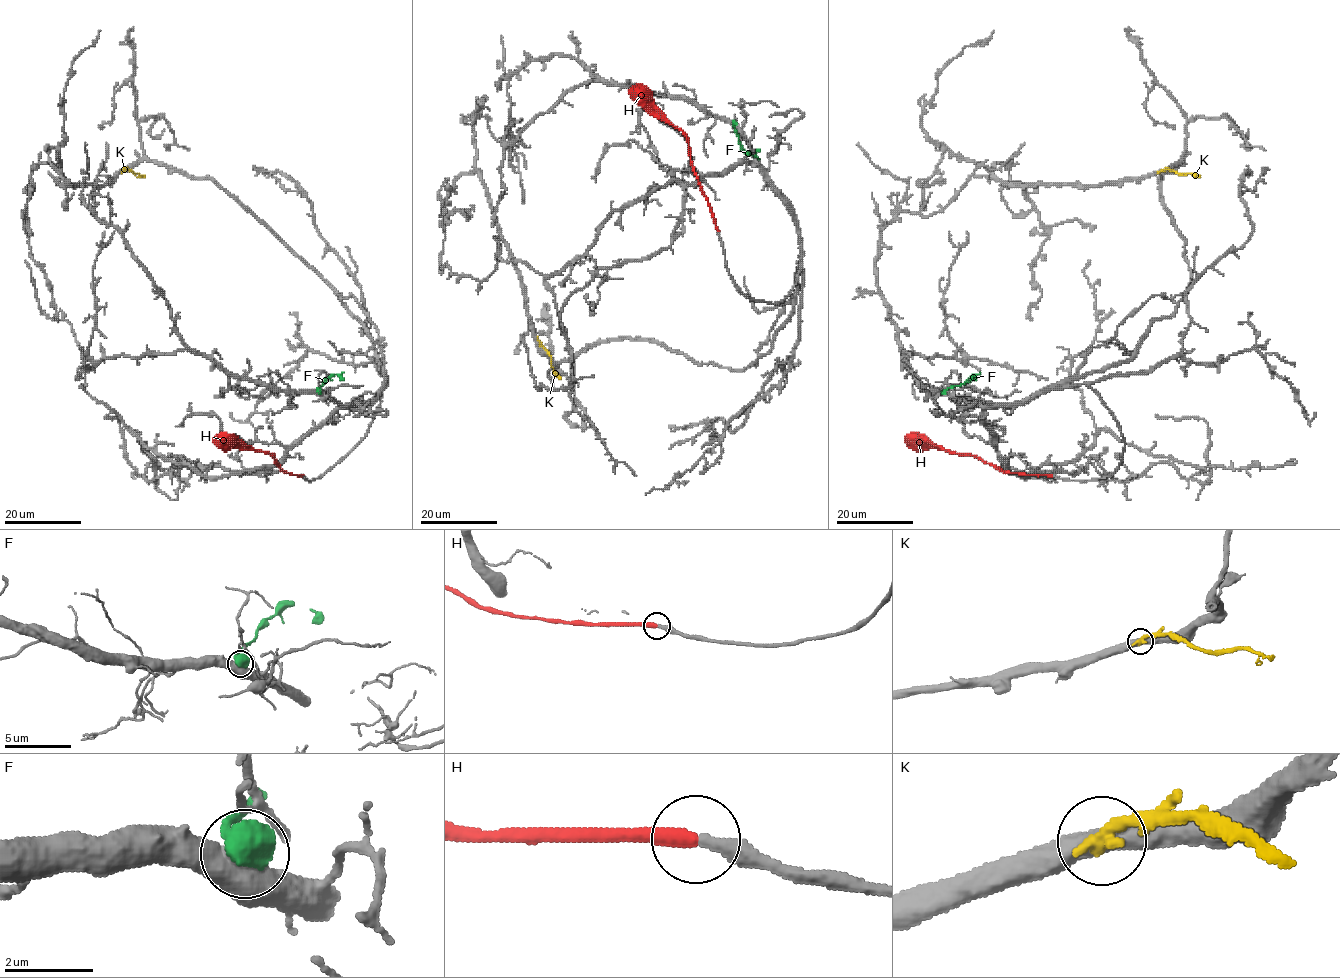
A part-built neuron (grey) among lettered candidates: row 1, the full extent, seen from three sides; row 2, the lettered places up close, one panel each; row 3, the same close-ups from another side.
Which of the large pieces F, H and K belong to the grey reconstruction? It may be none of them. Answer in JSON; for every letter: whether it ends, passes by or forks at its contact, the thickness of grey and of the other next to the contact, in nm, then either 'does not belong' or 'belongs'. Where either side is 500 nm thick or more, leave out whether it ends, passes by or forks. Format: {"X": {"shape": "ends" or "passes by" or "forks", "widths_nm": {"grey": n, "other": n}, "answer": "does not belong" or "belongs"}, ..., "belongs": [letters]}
{"F": {"widths_nm": {"grey": 550, "other": 700}, "answer": "does not belong"}, "H": {"shape": "ends", "widths_nm": {"grey": 320, "other": 320}, "answer": "belongs"}, "K": {"shape": "ends", "widths_nm": {"grey": 480, "other": 360}, "answer": "does not belong"}, "belongs": ["H"]}

